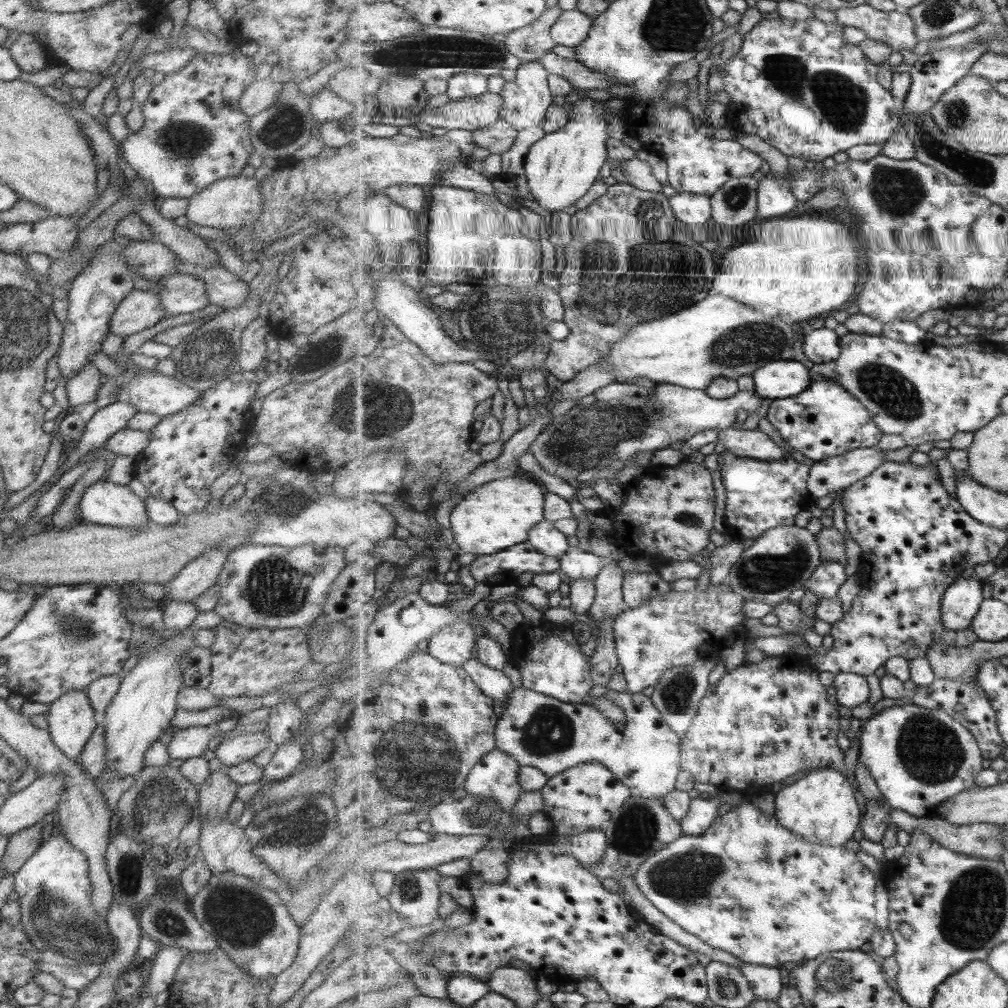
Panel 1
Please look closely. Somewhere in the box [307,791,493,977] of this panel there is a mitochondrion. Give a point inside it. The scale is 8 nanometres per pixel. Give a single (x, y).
(410, 890)

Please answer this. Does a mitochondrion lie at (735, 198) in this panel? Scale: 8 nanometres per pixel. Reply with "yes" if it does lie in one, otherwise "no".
yes

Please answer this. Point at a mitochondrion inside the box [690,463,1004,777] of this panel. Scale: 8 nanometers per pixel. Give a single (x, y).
(761, 573)

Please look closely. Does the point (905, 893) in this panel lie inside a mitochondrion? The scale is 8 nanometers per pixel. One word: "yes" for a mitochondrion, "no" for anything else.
no

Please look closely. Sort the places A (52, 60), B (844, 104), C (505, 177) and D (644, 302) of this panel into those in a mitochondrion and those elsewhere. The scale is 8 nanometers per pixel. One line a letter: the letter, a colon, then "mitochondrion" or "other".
A: other
B: mitochondrion
C: other
D: mitochondrion

